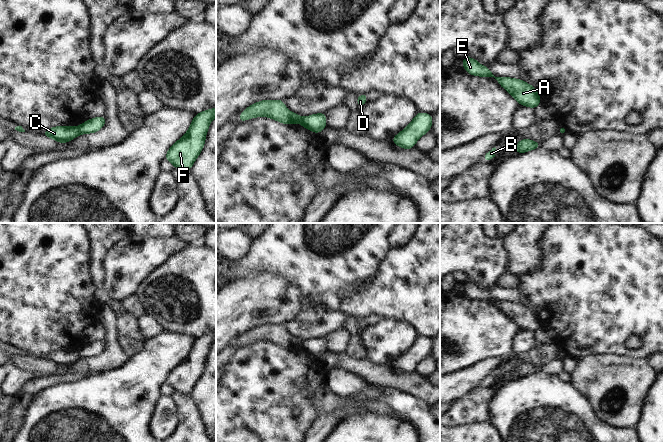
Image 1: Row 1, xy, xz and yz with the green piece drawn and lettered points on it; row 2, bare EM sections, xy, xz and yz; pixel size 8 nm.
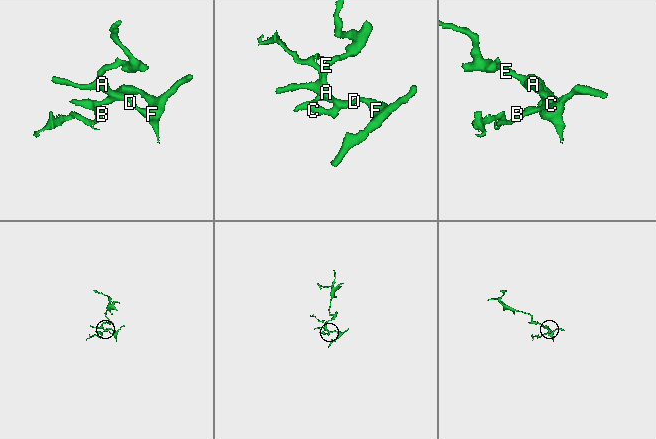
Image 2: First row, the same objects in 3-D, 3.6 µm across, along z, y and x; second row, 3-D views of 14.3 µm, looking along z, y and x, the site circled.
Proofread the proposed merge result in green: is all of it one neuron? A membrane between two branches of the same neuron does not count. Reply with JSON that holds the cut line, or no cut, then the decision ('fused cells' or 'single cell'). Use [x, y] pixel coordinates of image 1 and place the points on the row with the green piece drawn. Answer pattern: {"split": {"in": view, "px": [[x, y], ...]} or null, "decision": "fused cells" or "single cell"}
{"split": {"in": "xy", "px": [[77, 127], [79, 133]]}, "decision": "fused cells"}

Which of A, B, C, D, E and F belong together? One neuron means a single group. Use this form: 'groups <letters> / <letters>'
groups A D E F / B C

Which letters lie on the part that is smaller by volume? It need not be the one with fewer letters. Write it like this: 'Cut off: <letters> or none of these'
Cut off: B, C

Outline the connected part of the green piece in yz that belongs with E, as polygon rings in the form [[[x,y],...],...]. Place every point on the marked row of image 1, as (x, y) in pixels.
[[[472,57],[461,60],[463,62],[463,69],[470,75],[494,78],[499,82],[501,87],[506,89],[518,101],[519,105],[535,109],[541,103],[539,94],[532,85],[520,79],[496,76],[490,72],[489,67],[481,66]]]

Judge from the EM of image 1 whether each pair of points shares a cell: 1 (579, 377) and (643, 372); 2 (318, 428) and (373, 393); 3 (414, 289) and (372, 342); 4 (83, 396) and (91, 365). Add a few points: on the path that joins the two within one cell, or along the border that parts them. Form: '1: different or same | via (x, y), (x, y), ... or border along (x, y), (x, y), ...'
1: same | via (595, 376), (627, 375)
2: same | via (332, 418), (336, 417), (351, 402), (359, 399)
3: different | border along (383, 317), (401, 319), (413, 327)
4: different | border along (112, 369), (103, 372), (92, 372), (87, 375)

